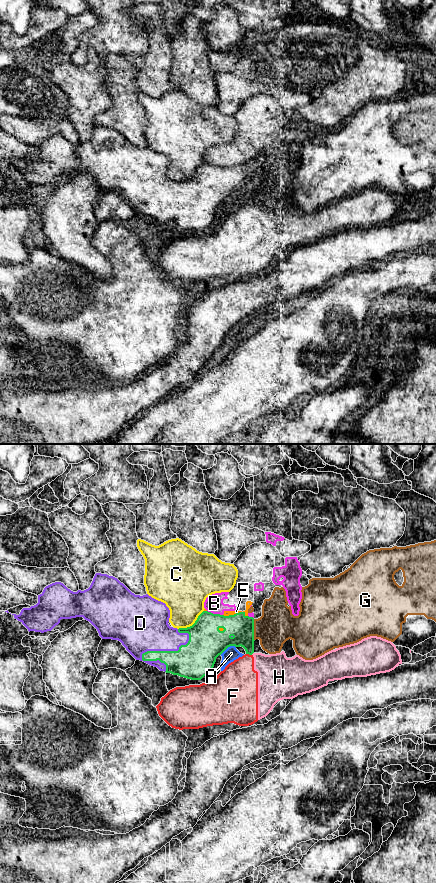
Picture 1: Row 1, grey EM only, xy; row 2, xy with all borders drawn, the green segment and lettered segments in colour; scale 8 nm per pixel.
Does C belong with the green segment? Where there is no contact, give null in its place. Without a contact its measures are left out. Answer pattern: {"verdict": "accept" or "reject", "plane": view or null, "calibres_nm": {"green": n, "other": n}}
{"verdict": "reject", "plane": "xy", "calibres_nm": {"green": 280, "other": 320}}

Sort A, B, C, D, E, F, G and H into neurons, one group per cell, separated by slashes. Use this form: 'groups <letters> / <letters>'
groups A F H / B G / C / D / E

